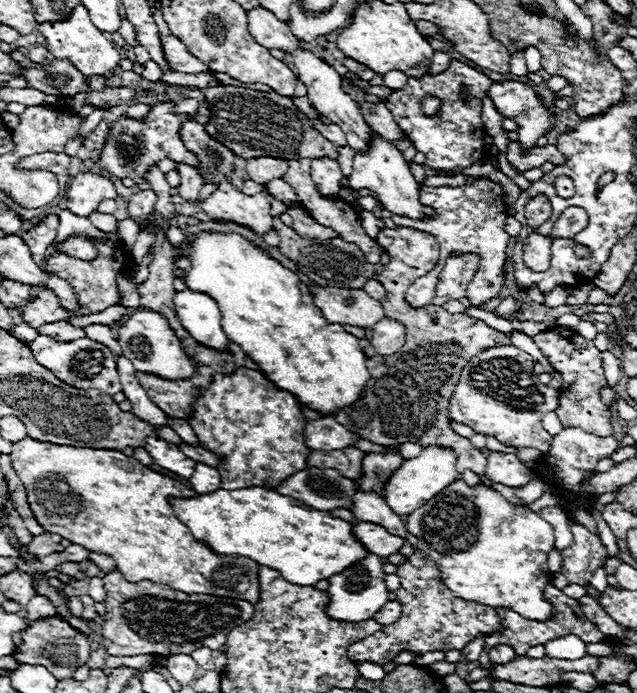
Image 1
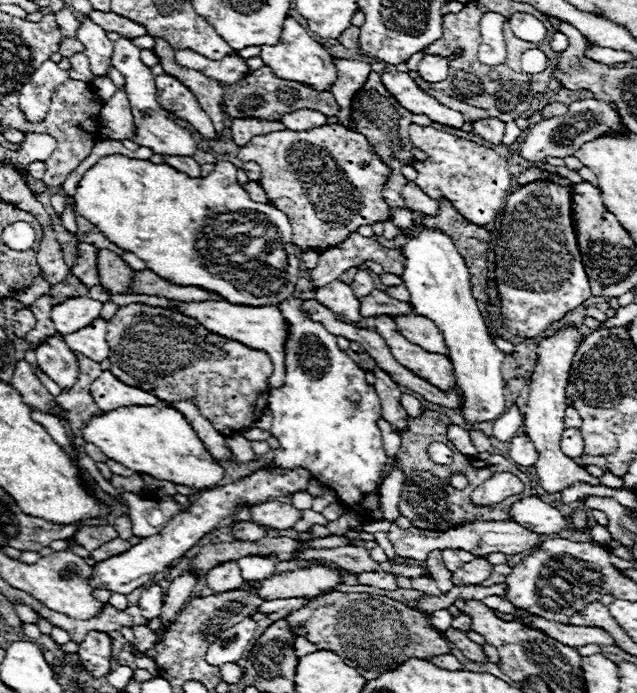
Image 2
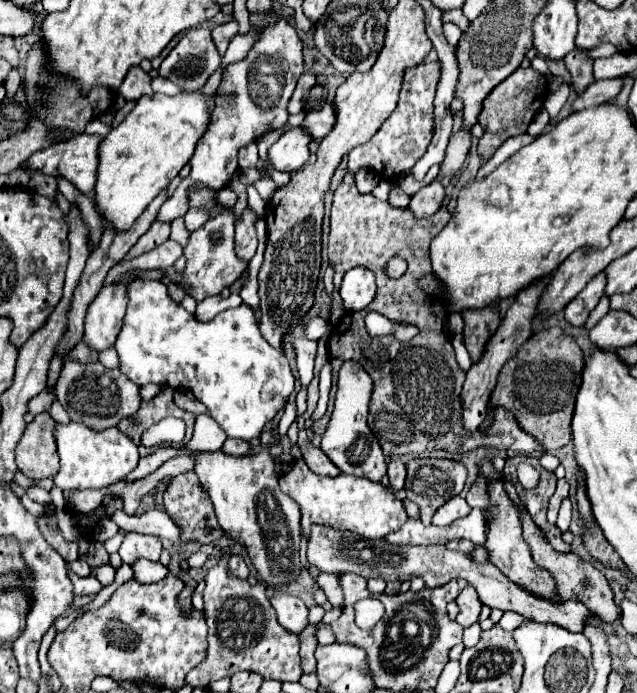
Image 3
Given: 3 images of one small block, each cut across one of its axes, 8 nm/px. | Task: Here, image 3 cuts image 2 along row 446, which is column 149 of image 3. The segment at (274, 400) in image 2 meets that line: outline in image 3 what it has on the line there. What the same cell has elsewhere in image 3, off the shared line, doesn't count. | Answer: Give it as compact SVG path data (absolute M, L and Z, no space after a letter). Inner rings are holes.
M136 278L134 282L130 282L128 296L130 302L124 318L124 328L114 344L120 356L120 372L138 386L164 384L176 390L186 388L210 410L210 416L224 428L230 438L242 438L246 442L258 438L264 424L270 422L278 414L278 410L282 410L288 396L292 394L294 376L284 352L272 348L262 338L252 316L252 308L242 304L238 308L220 312L210 322L200 322L194 318L194 314L188 314L182 304L176 304L168 296L164 282L150 278Z

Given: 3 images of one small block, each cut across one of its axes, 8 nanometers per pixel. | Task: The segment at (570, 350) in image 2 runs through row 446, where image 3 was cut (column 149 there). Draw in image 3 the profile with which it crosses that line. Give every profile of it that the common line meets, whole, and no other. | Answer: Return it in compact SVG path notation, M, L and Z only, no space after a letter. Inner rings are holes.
M126 534L124 542L118 550L122 562L134 564L138 558L148 558L156 562L160 558L162 544L156 536L144 536L144 534Z

